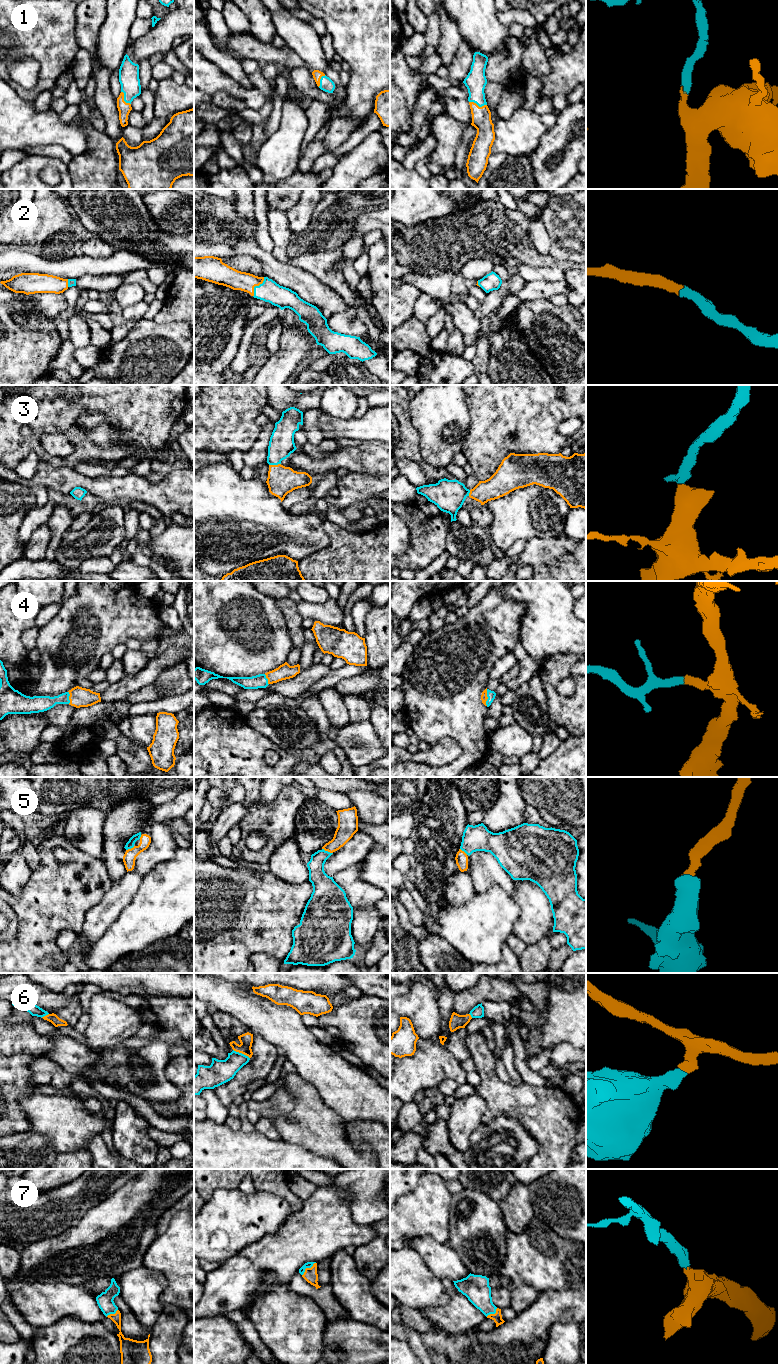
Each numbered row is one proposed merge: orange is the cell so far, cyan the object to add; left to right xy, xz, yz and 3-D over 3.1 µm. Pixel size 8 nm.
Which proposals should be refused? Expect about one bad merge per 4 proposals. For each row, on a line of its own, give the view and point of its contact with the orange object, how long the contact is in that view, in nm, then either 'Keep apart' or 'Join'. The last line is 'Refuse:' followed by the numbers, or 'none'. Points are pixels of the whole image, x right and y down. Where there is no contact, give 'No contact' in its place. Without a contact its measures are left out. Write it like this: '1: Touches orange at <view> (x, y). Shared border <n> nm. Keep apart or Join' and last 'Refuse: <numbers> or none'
1: Touches orange at yz (477, 105). Shared border 150 nm. Join
2: Touches orange at xz (256, 285). Shared border 180 nm. Join
3: Touches orange at xz (274, 465). Shared border 100 nm. Join
4: Touches orange at yz (487, 697). Shared border 140 nm. Join
5: Touches orange at xz (327, 850). Shared border 100 nm. Join
6: Touches orange at xz (241, 1052). Shared border 150 nm. Join
7: Touches orange at xz (307, 1268). Shared border 160 nm. Join
Refuse: none

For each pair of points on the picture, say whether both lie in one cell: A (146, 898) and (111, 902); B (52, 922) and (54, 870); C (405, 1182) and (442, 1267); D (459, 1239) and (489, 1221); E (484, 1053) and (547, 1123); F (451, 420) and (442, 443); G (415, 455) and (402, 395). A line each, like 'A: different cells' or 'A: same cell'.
A: different cells
B: same cell
C: different cells
D: same cell
E: same cell
F: same cell
G: same cell

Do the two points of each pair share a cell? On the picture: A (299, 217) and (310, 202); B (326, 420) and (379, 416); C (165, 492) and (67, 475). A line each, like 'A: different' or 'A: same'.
A: same
B: same
C: same

